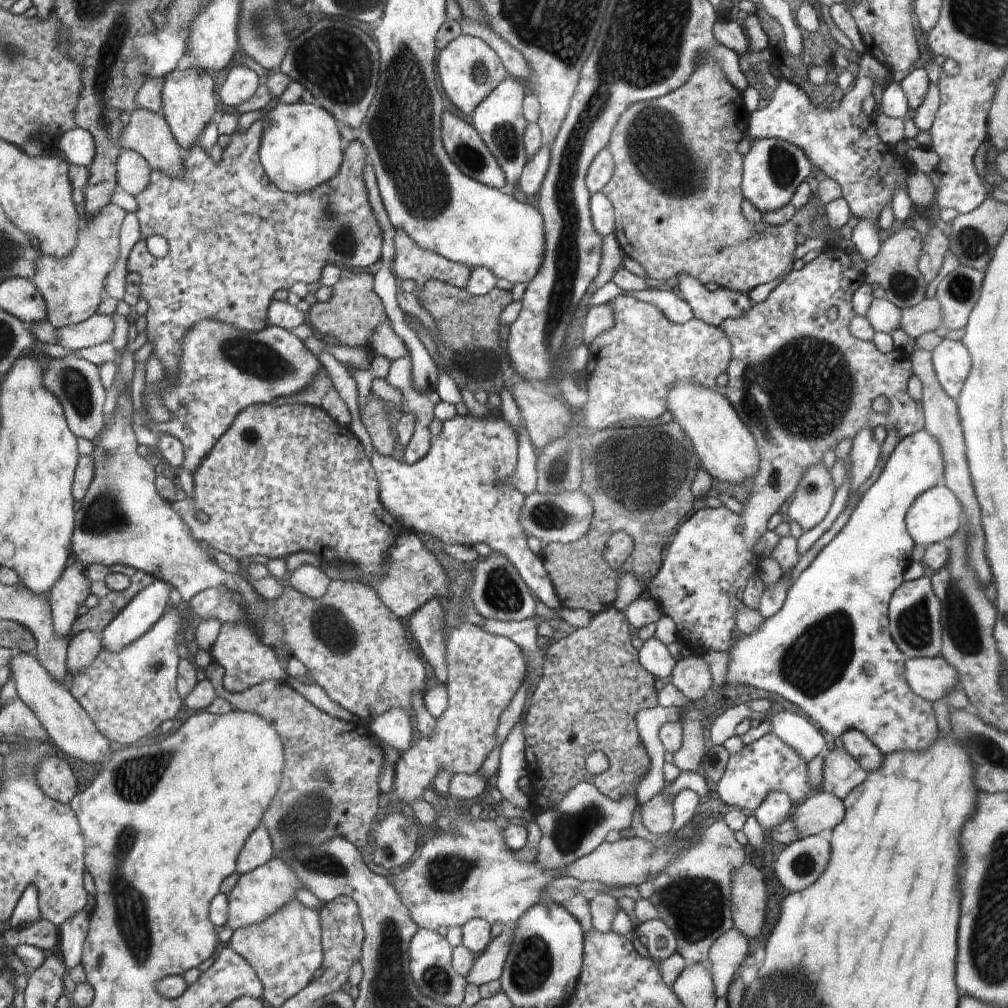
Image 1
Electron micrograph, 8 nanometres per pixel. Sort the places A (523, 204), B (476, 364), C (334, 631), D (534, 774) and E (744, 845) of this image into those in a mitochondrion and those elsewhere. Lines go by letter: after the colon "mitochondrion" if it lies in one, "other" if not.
A: other
B: mitochondrion
C: mitochondrion
D: other
E: other

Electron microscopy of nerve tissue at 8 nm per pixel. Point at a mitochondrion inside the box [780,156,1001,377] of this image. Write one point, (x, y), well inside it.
(973, 243)

